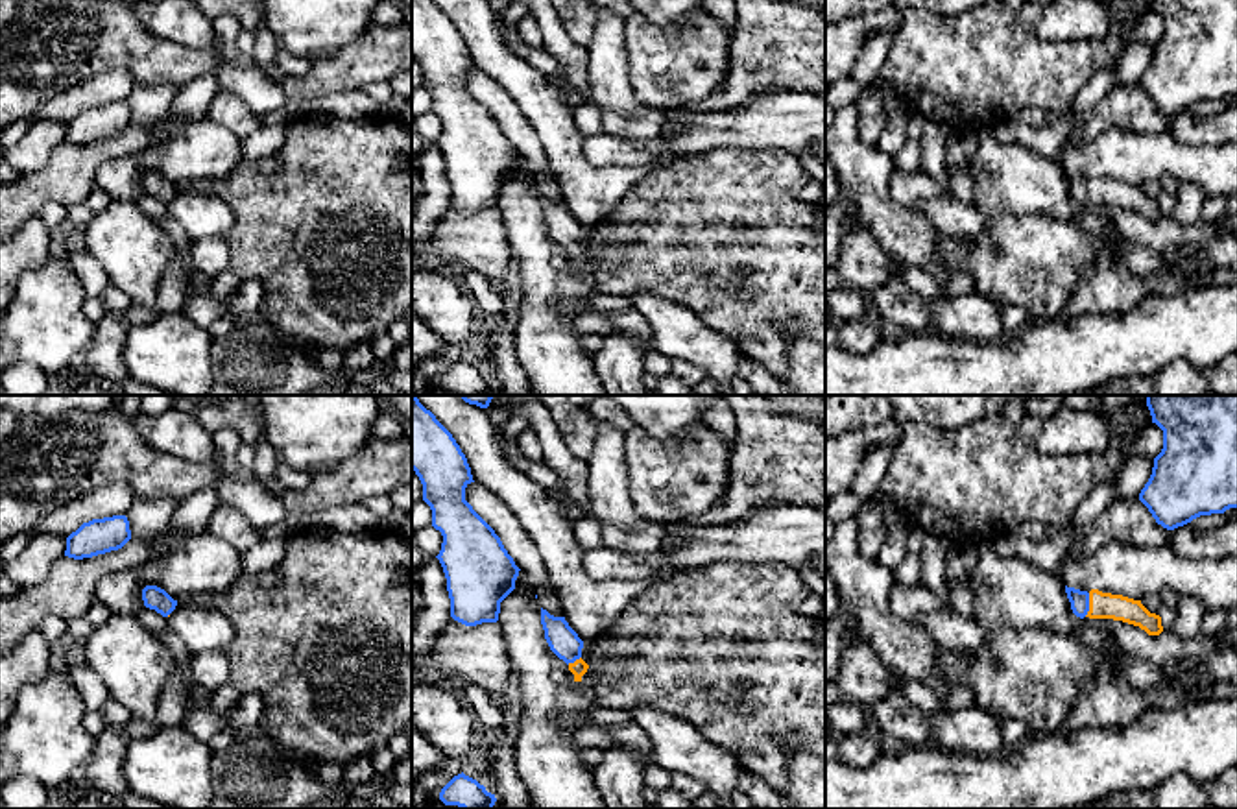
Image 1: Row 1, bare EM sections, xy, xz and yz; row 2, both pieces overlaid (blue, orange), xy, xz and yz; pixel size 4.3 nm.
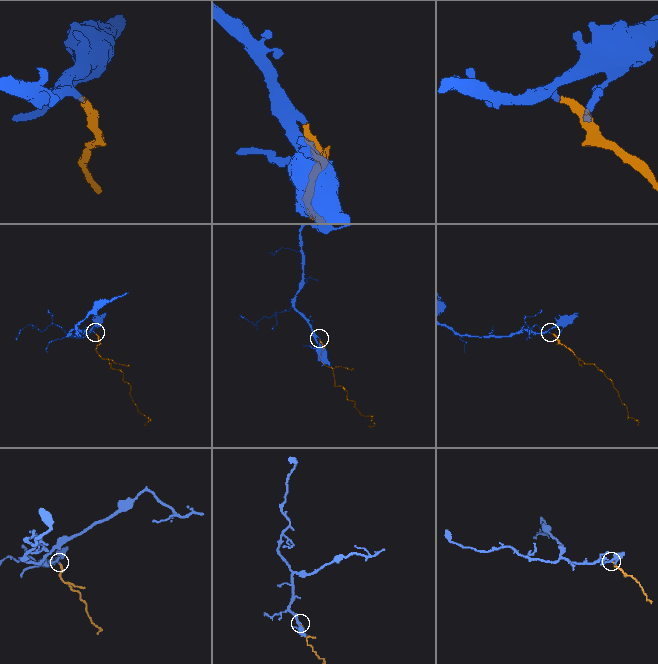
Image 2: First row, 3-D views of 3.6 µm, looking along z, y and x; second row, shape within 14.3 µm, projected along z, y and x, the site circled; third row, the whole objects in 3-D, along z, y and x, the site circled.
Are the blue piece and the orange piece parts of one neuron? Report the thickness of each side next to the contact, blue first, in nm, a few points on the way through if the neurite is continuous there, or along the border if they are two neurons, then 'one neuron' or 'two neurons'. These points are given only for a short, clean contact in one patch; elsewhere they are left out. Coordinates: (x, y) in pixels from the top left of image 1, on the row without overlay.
calibres 80 and 110 nm; way yz (1079, 185), (1088, 191), (1101, 191); one neuron

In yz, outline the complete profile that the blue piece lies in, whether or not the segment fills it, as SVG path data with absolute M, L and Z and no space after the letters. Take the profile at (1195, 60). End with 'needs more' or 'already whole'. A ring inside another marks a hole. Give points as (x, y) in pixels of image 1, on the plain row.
M1150 0L1163 17L1163 35L1154 44L1139 87L1158 111L1174 116L1200 102L1237 94L1237 0Z | already whole

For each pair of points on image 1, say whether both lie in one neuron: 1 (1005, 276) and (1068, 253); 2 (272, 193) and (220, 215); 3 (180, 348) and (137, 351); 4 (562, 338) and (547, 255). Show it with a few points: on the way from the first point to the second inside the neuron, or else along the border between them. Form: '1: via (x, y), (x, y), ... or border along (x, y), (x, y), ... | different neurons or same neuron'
1: via (1020, 266), (1040, 265), (1053, 257) | same neuron
2: border along (192, 191), (229, 207), (226, 237) | different neurons
3: via (168, 351), (148, 351) | same neuron
4: via (543, 318), (543, 285), (547, 276) | same neuron

